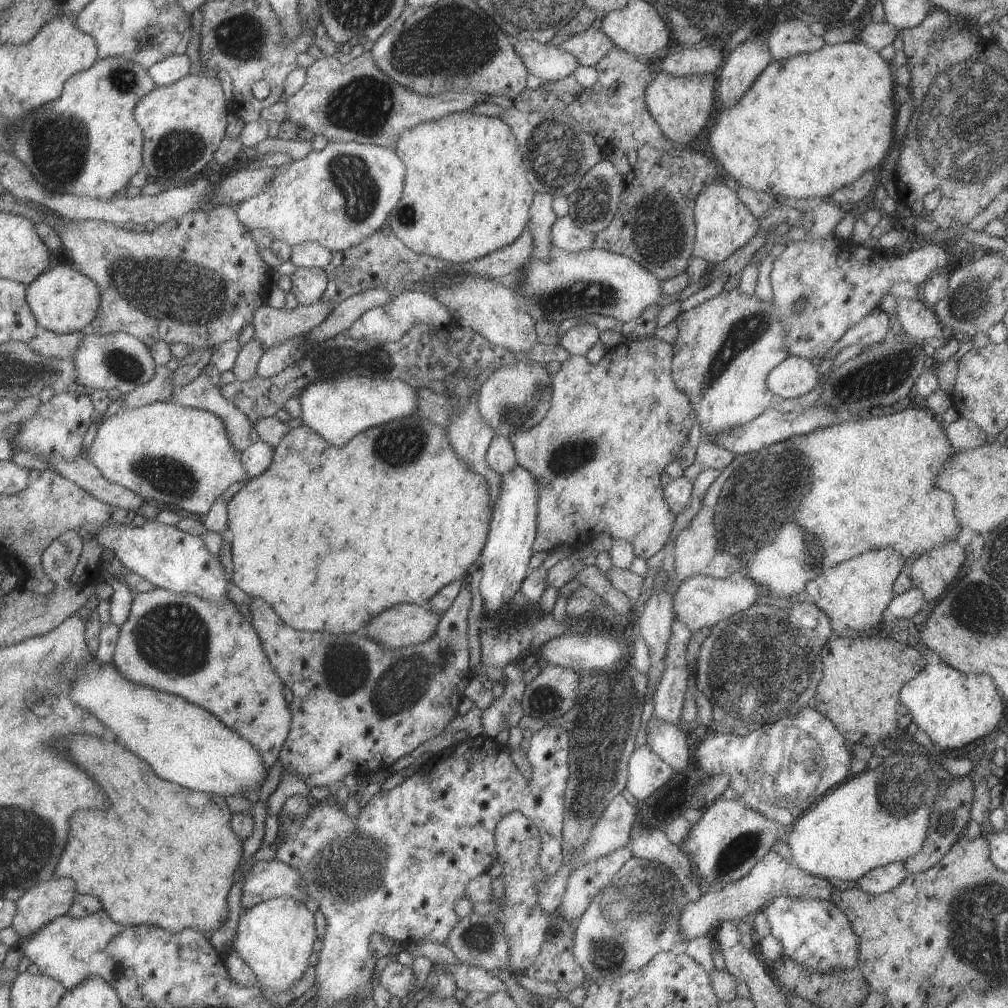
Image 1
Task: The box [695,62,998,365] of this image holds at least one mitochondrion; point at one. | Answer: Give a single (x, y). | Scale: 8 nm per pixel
(971, 299)

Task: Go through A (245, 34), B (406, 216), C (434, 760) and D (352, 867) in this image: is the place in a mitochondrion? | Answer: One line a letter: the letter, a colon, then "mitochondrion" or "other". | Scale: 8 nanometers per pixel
A: mitochondrion
B: mitochondrion
C: other
D: mitochondrion

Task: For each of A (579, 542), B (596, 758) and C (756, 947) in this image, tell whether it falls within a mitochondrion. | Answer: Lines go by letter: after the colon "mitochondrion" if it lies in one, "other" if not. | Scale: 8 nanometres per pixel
A: other
B: mitochondrion
C: other

